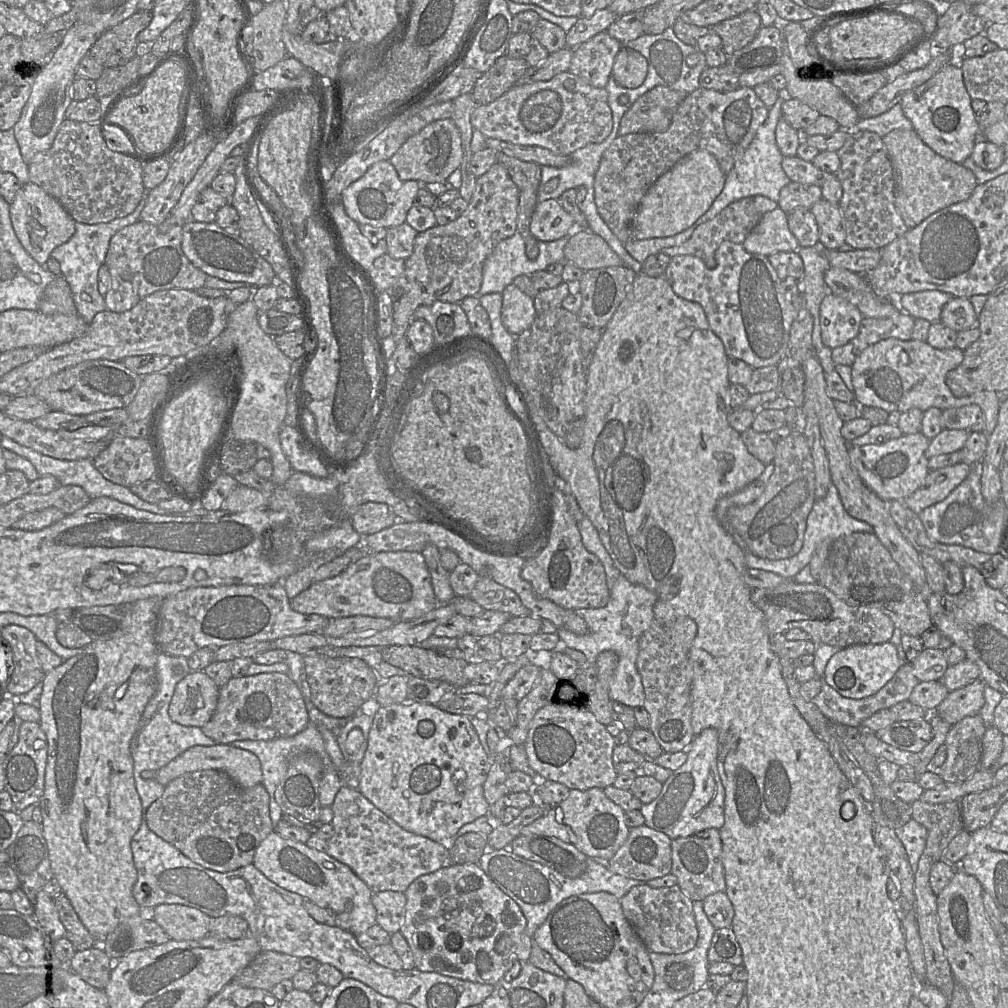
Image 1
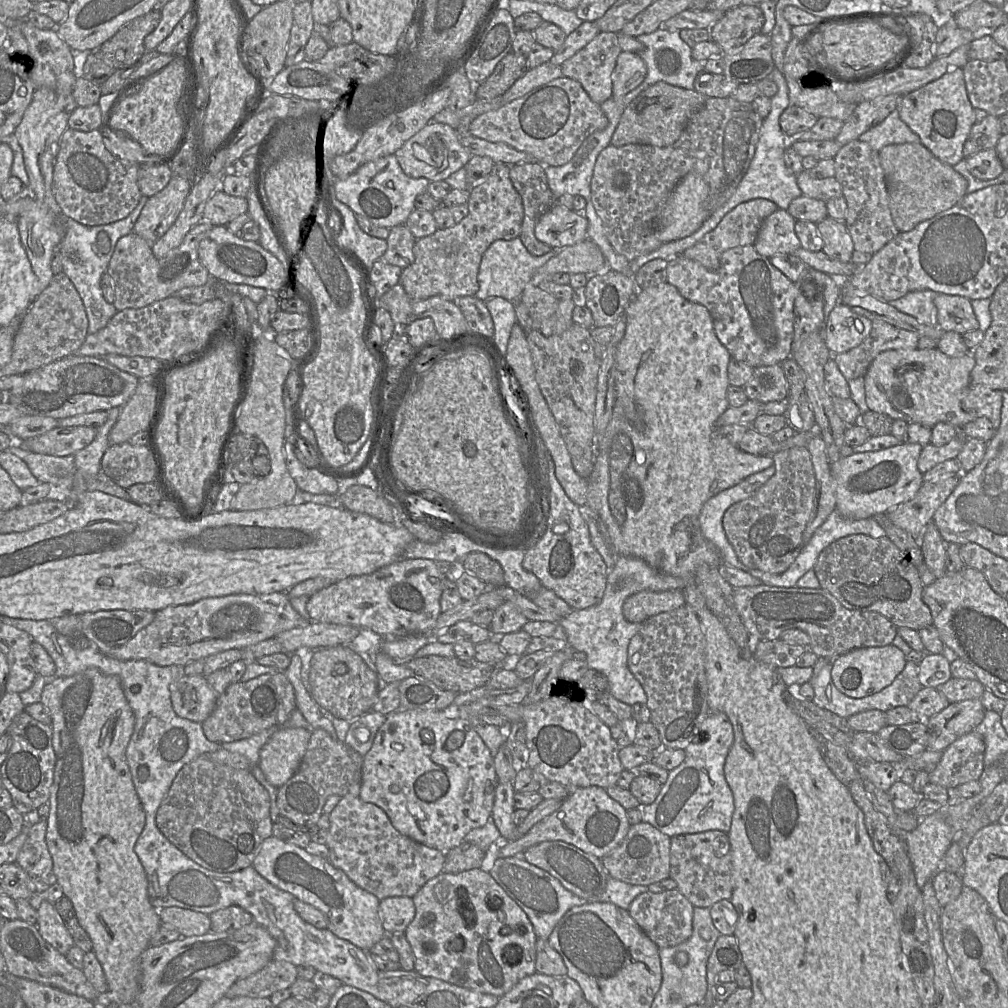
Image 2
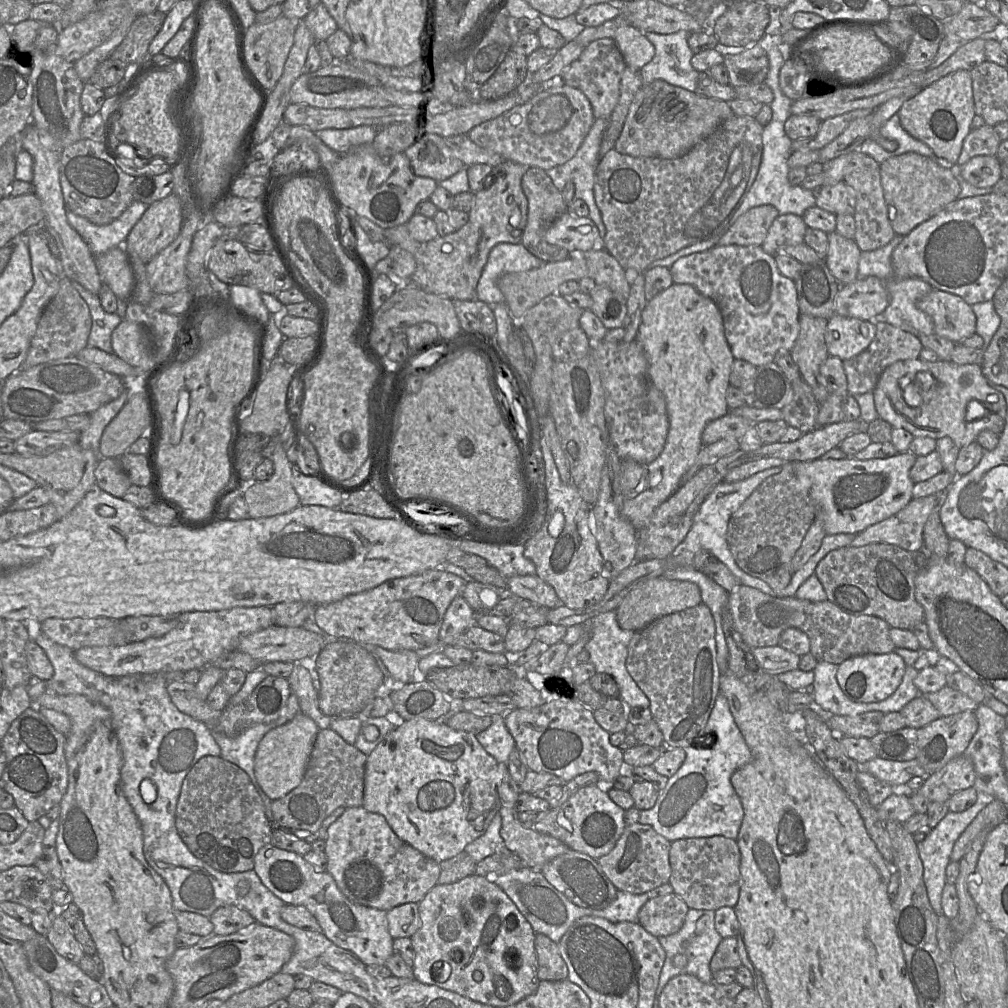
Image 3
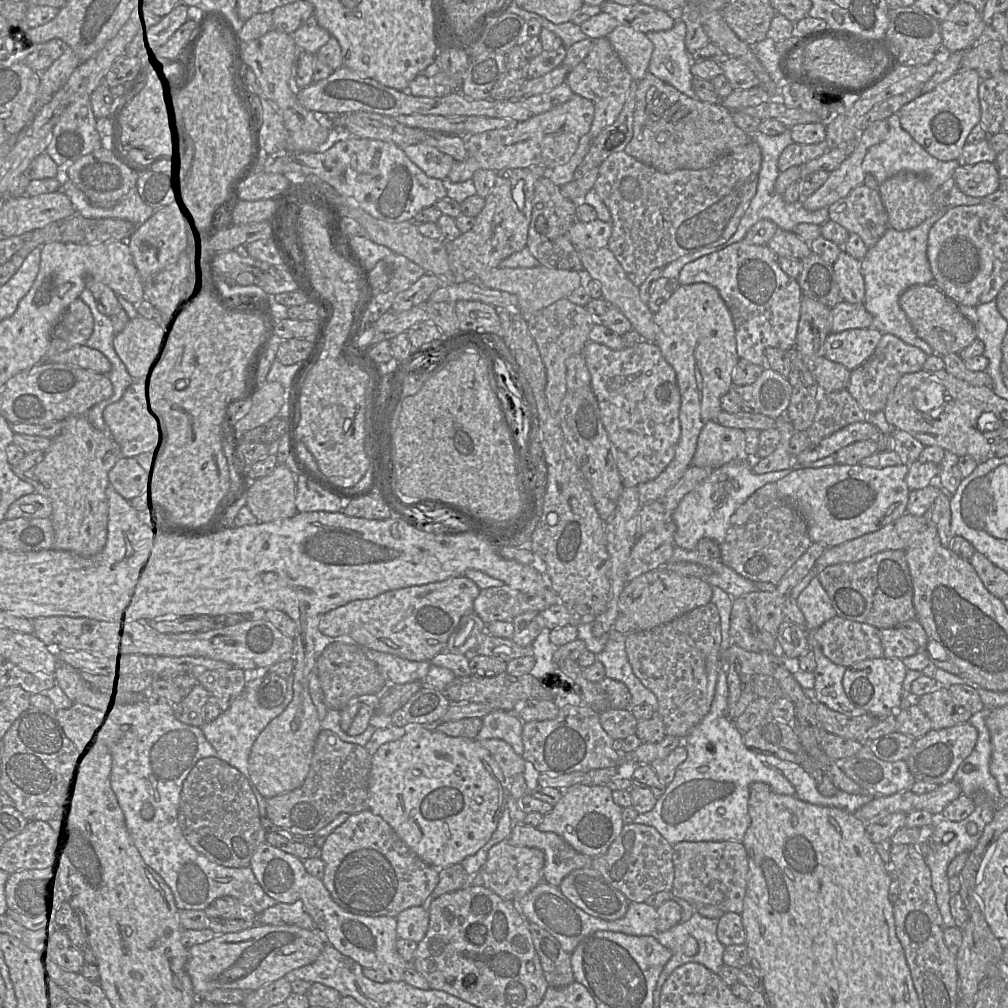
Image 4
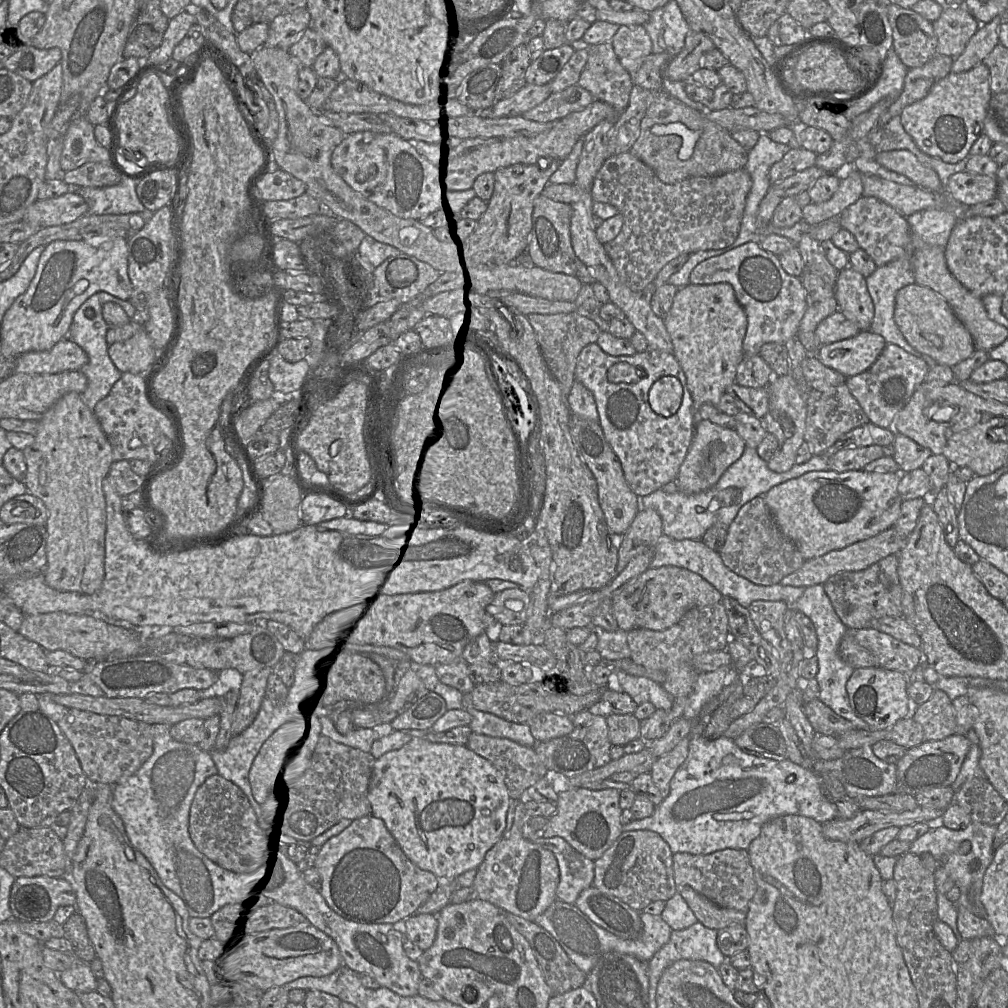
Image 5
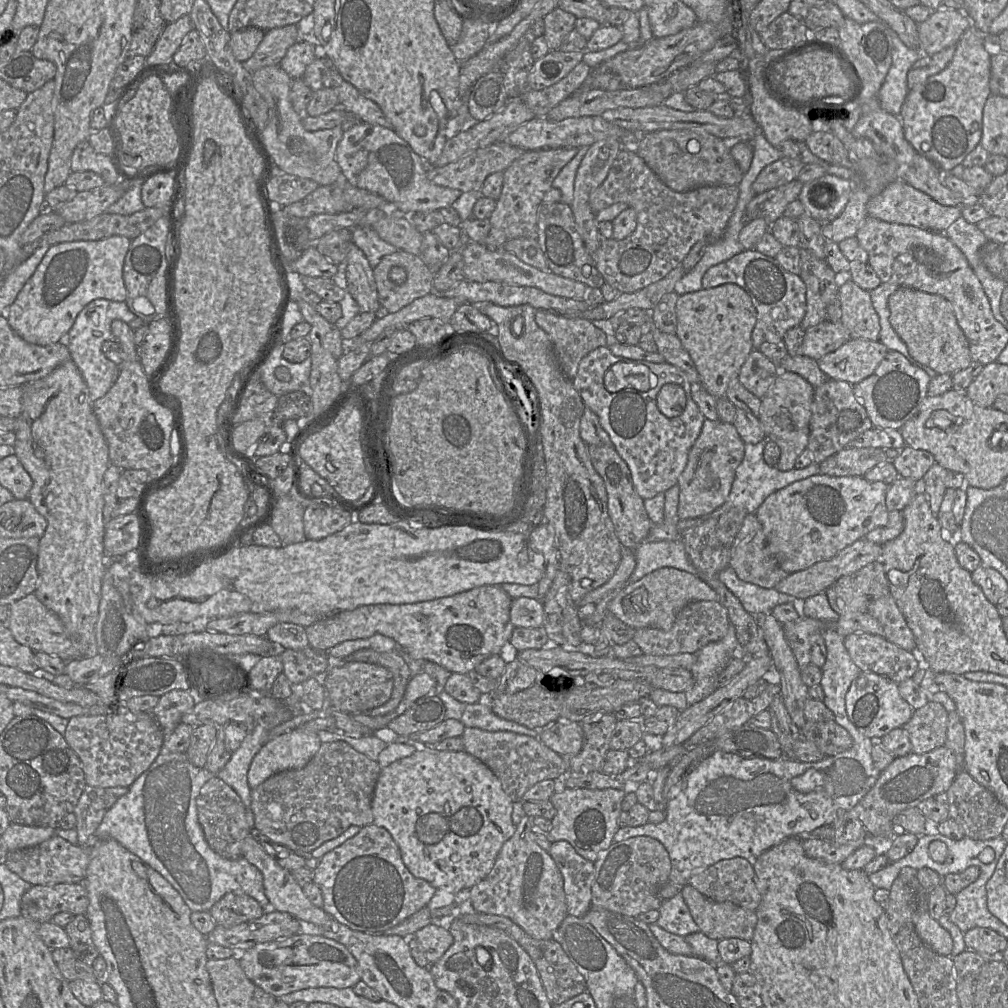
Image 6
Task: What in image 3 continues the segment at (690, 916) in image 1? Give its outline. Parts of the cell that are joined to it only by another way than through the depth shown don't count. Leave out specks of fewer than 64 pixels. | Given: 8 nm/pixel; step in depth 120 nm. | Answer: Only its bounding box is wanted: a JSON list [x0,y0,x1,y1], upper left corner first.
[638,892,689,938]

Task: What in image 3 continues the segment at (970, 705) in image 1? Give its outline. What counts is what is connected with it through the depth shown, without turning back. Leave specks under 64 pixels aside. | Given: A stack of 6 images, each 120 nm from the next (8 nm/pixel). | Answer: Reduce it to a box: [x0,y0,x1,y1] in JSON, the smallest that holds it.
[917,711,978,774]

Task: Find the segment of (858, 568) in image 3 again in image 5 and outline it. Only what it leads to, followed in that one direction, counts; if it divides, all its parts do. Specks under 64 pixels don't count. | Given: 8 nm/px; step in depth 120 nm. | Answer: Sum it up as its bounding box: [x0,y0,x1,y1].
[823,554,902,629]

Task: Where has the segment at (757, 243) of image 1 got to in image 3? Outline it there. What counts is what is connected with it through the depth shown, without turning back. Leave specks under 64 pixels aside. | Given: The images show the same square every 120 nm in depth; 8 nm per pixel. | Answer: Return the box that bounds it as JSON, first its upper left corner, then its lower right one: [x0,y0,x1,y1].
[761,214,807,255]

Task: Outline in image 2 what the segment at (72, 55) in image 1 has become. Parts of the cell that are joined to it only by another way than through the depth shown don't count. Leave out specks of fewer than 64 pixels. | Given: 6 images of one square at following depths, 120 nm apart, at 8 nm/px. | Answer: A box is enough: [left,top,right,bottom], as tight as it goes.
[14,88,69,216]

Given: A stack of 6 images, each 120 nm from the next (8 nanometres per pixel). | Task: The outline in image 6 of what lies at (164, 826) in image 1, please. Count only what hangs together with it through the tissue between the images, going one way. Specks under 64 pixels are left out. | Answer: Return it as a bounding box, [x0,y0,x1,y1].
[196,776,251,859]

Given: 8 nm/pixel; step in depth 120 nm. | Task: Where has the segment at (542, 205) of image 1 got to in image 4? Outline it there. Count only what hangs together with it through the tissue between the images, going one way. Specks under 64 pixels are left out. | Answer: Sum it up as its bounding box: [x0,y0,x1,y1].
[569,219,611,252]

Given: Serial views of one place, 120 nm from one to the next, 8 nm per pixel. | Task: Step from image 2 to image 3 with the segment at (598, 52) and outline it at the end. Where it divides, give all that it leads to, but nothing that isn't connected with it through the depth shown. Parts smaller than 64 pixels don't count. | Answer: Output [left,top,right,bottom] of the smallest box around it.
[555,38,627,119]

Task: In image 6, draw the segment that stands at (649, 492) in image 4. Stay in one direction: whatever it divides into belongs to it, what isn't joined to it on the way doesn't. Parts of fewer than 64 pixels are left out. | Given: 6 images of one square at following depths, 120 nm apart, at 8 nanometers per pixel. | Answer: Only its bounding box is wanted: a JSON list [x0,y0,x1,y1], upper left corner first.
[676,283,756,398]

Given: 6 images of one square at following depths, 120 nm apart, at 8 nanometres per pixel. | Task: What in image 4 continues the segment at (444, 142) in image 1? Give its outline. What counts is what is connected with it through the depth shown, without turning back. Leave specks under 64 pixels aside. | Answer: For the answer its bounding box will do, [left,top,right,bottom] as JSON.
[403,143,455,179]

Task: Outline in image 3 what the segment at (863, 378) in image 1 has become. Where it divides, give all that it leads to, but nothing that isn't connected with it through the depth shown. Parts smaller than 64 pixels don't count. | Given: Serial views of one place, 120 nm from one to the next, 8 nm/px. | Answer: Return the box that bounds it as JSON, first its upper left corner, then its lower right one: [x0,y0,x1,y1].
[873,358,1007,447]

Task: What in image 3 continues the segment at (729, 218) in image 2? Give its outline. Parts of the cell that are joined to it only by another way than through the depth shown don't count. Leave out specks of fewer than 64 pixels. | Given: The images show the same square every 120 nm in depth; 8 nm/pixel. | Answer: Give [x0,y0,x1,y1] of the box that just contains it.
[718,205,779,246]

